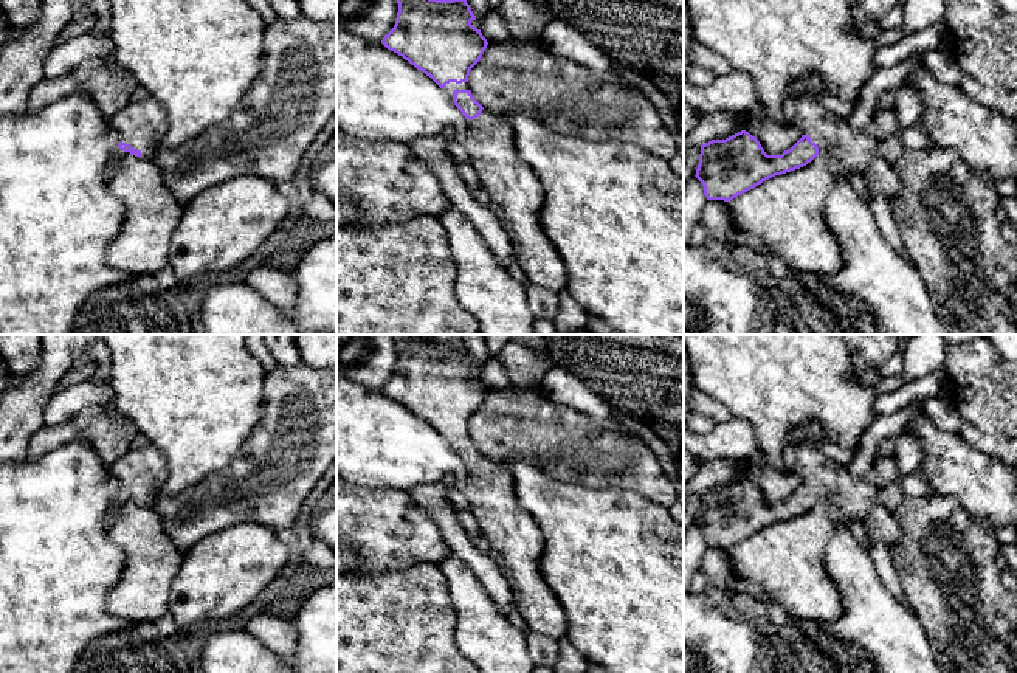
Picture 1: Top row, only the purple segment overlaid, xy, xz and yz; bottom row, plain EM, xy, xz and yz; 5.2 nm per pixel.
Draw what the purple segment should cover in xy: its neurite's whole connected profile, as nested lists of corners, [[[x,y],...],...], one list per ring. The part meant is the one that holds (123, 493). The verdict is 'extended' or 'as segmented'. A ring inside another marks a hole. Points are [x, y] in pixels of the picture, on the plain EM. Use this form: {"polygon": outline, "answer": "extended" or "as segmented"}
{"polygon": [[[147,445],[129,450],[110,465],[110,471],[119,484],[119,492],[110,506],[115,515],[130,502],[152,507],[167,476],[167,464],[155,447]]], "answer": "extended"}

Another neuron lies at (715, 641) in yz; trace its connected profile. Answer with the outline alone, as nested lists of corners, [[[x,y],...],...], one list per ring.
[[[684,592],[684,673],[755,673],[764,645],[755,640],[753,628],[702,595]]]

